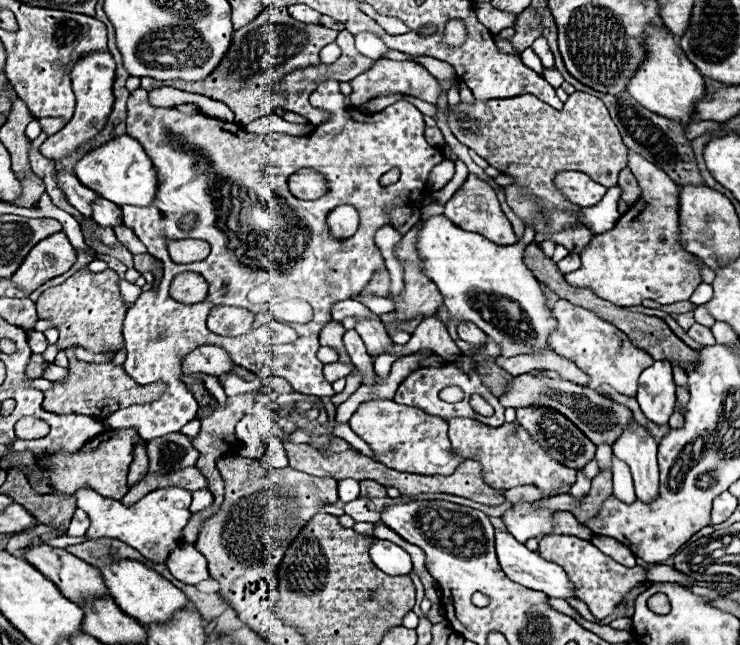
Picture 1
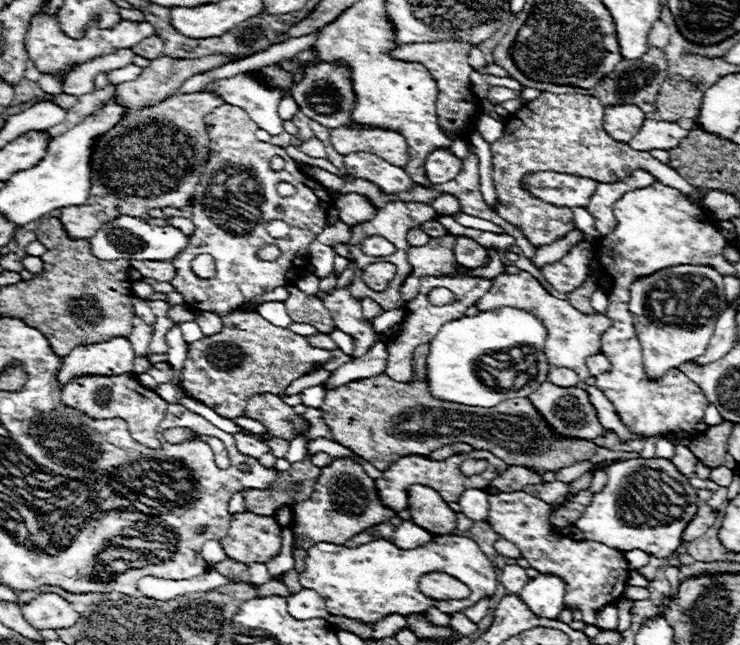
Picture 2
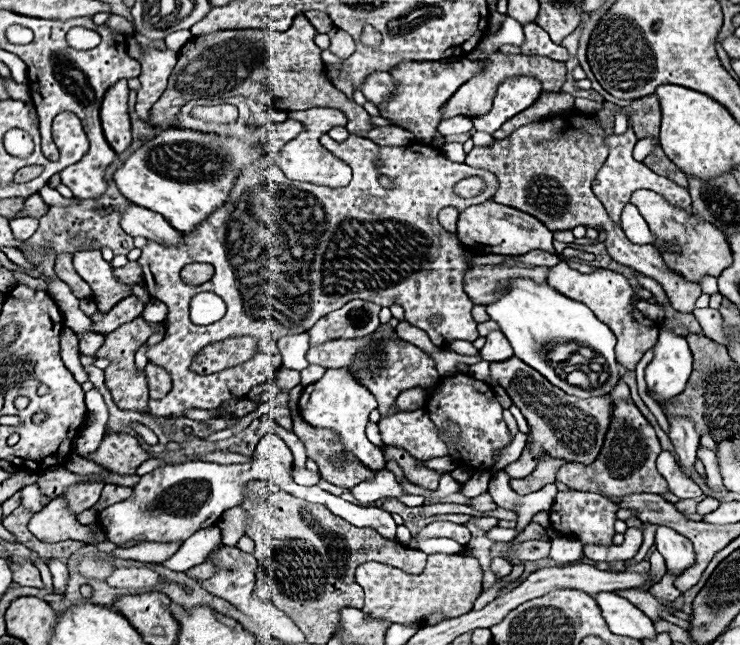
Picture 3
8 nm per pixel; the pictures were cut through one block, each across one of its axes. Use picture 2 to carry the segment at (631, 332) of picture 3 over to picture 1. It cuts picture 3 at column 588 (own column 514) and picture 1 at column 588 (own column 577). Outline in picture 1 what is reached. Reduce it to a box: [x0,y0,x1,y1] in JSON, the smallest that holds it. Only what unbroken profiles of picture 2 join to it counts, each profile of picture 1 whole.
[548,300,654,396]

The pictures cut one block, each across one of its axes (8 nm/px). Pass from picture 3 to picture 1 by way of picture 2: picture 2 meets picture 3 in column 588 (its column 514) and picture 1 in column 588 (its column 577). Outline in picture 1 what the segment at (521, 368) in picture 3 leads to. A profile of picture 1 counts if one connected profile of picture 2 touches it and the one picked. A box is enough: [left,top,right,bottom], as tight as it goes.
[516,406,596,470]

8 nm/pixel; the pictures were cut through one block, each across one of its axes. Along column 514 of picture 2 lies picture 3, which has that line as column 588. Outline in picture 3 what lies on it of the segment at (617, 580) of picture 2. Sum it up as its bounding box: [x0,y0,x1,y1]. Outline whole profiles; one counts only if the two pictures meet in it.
[550,490,618,546]

